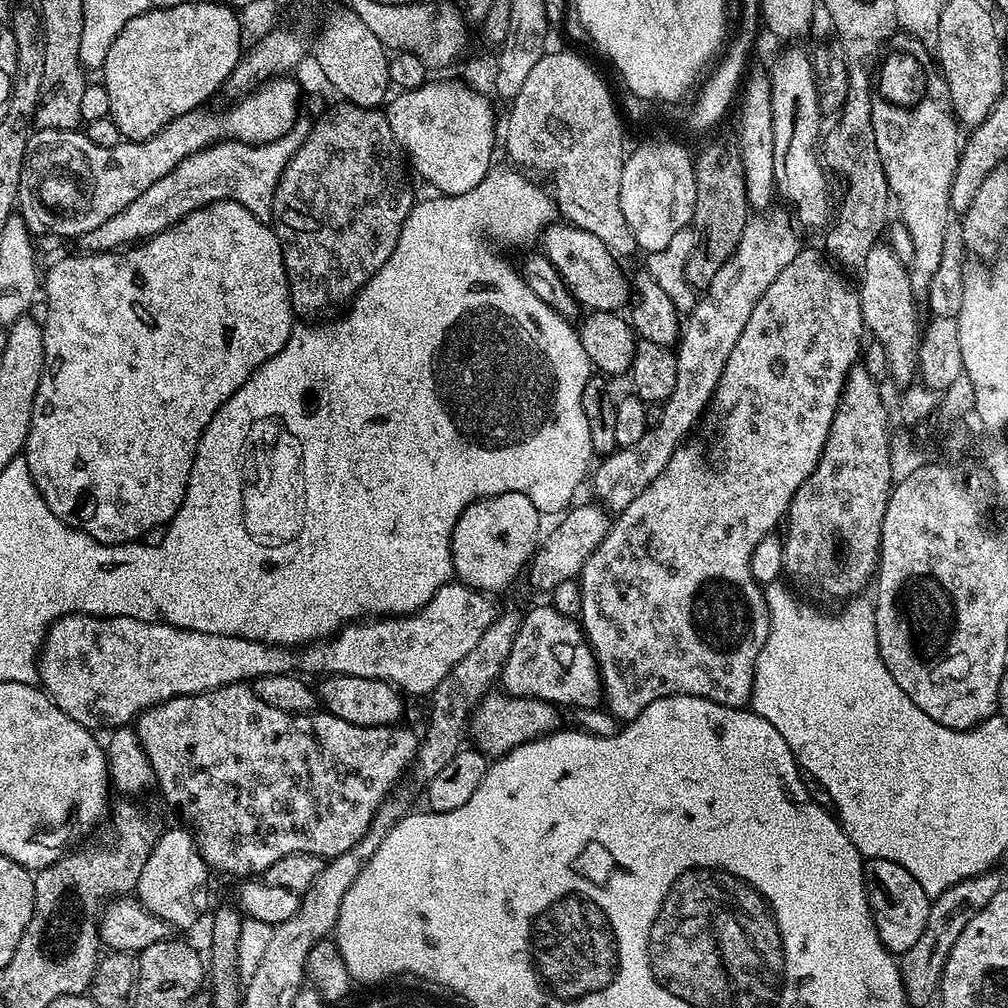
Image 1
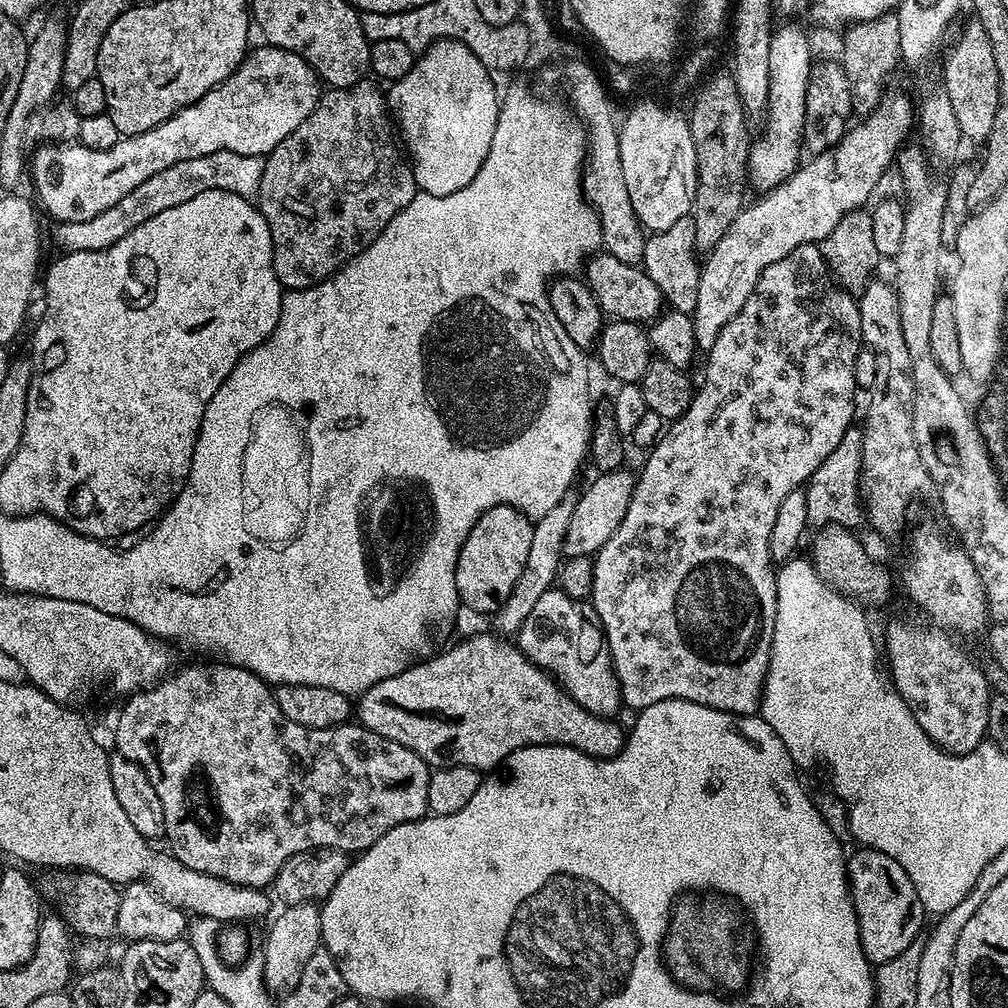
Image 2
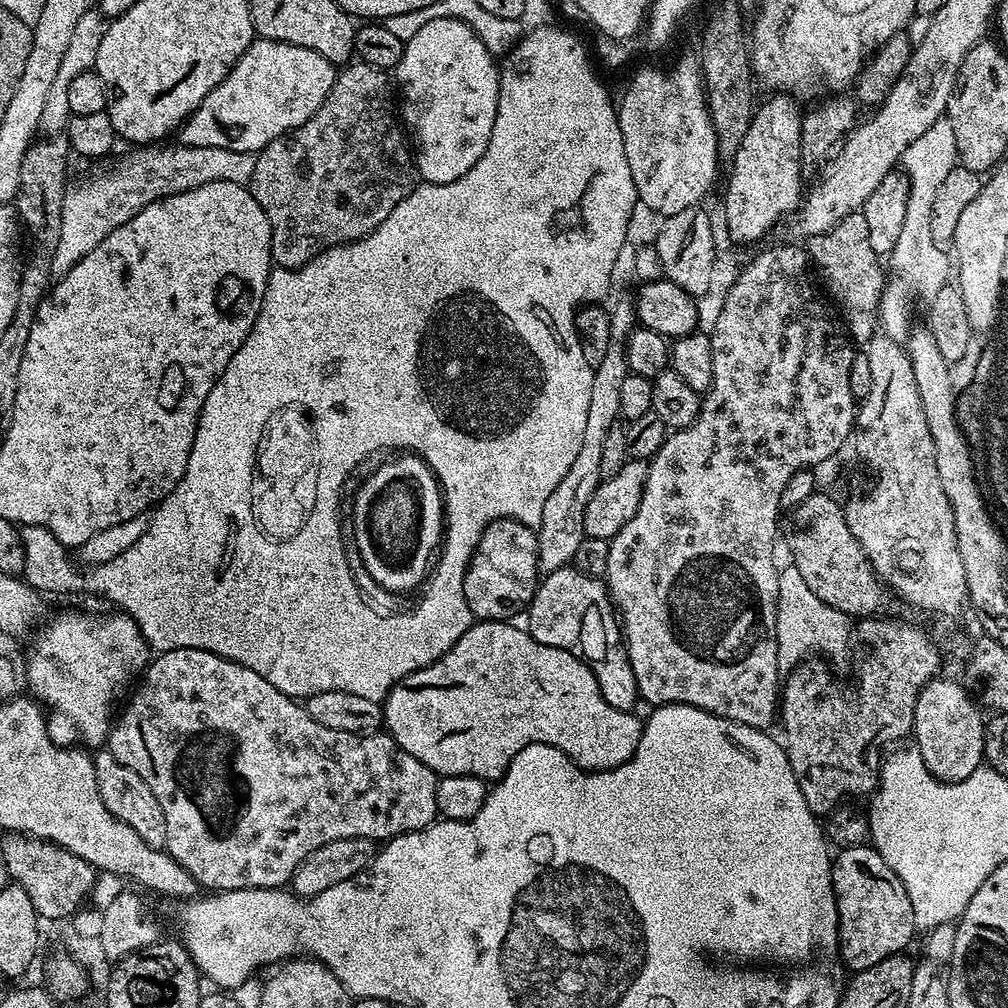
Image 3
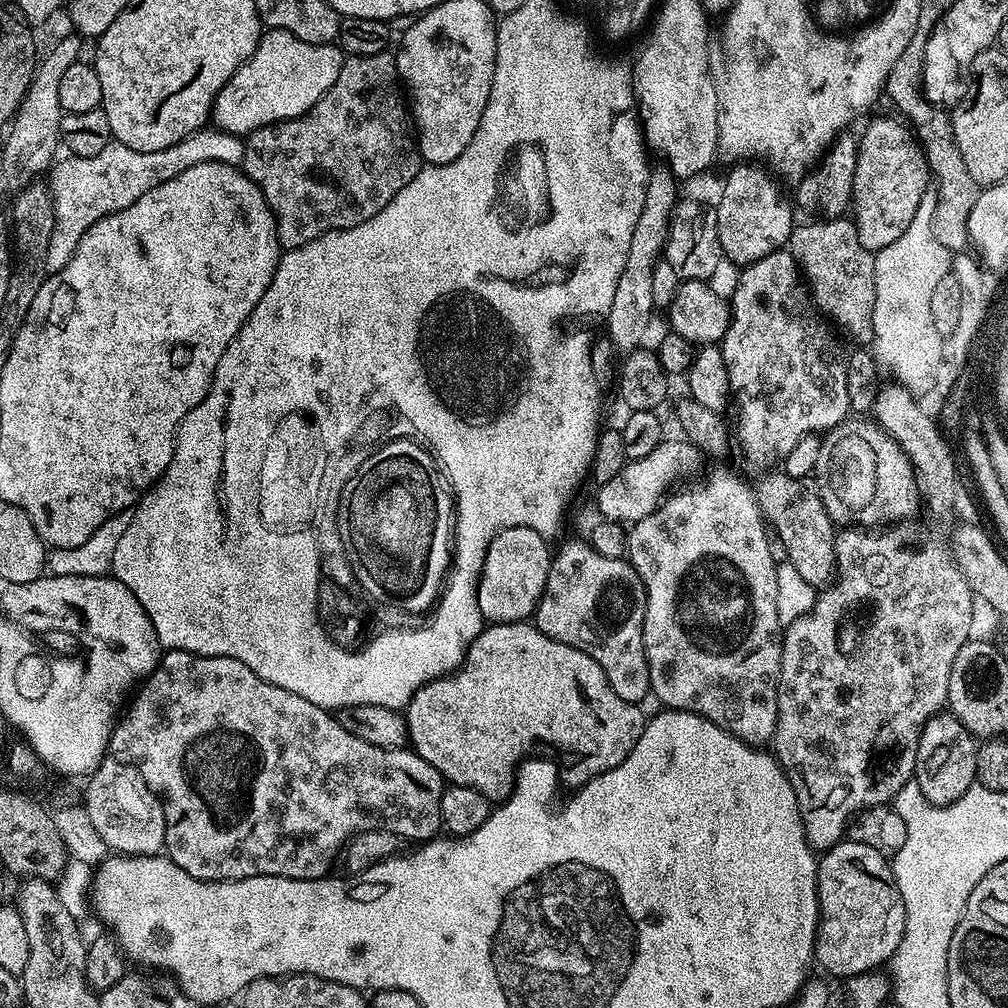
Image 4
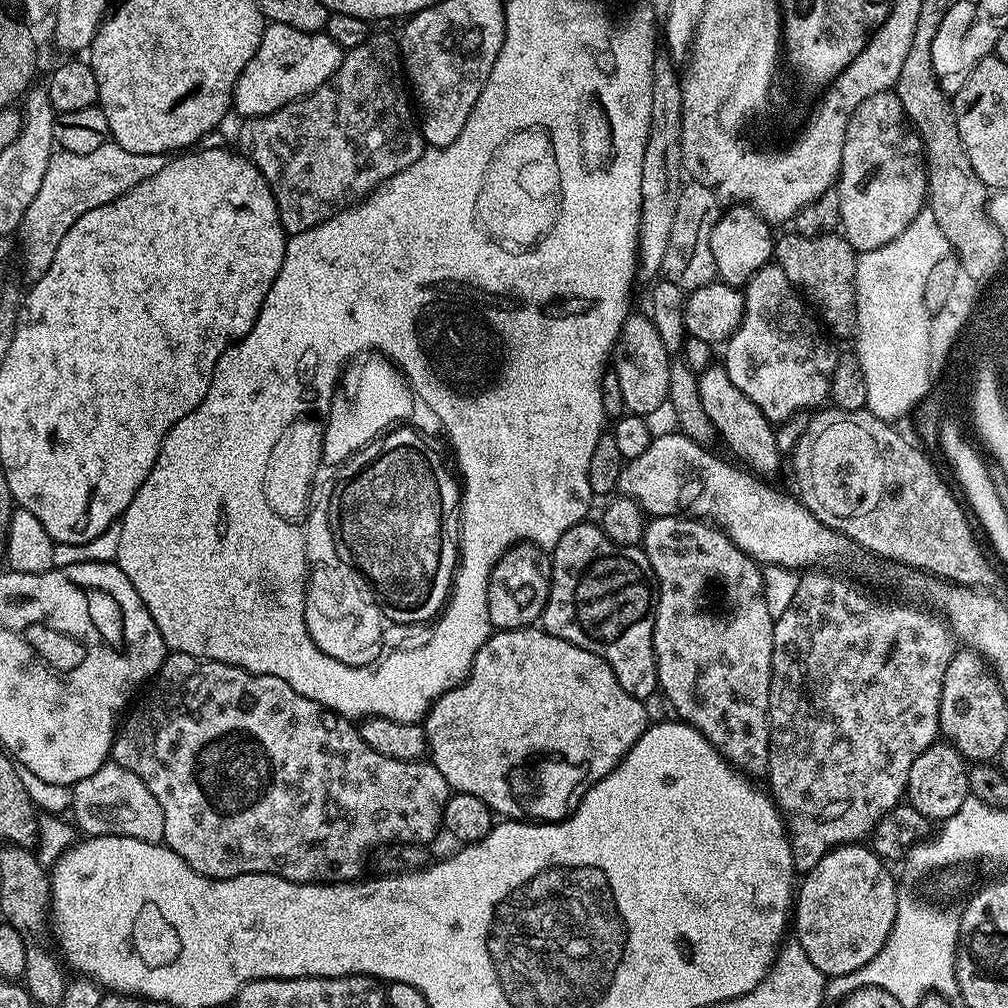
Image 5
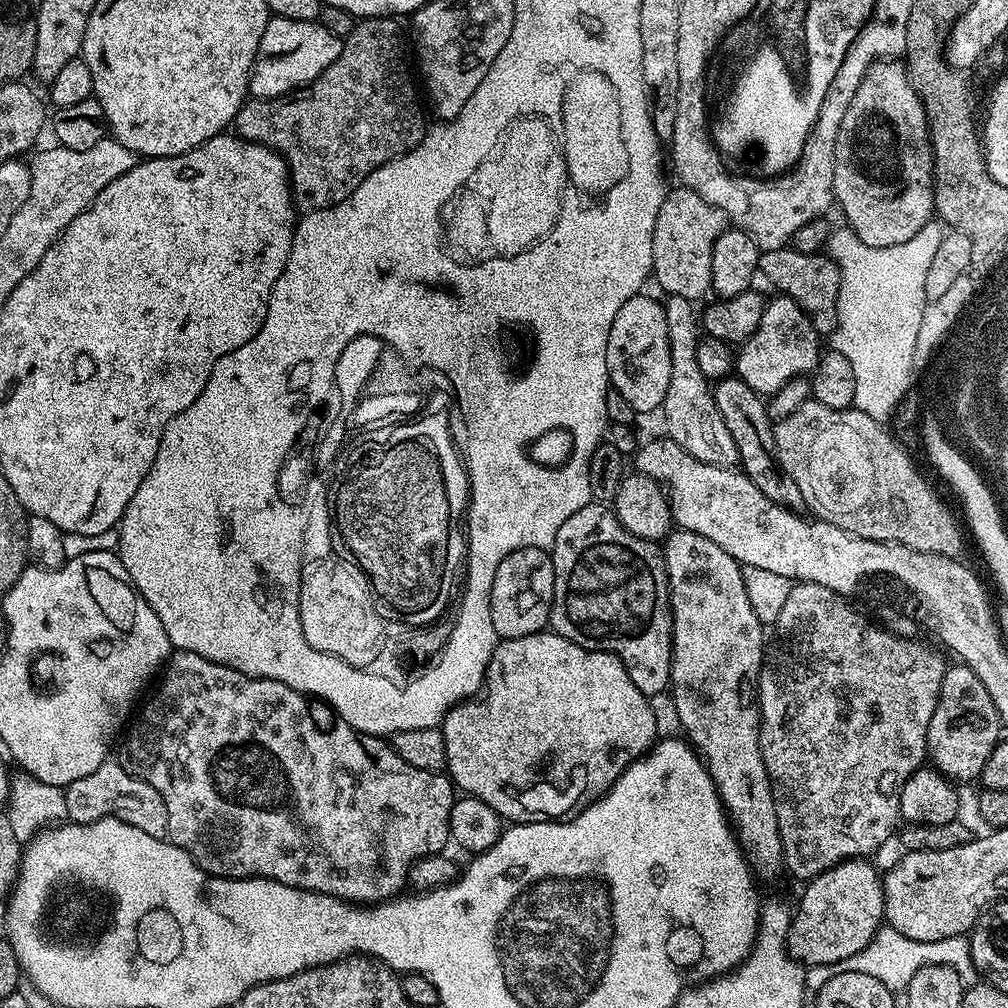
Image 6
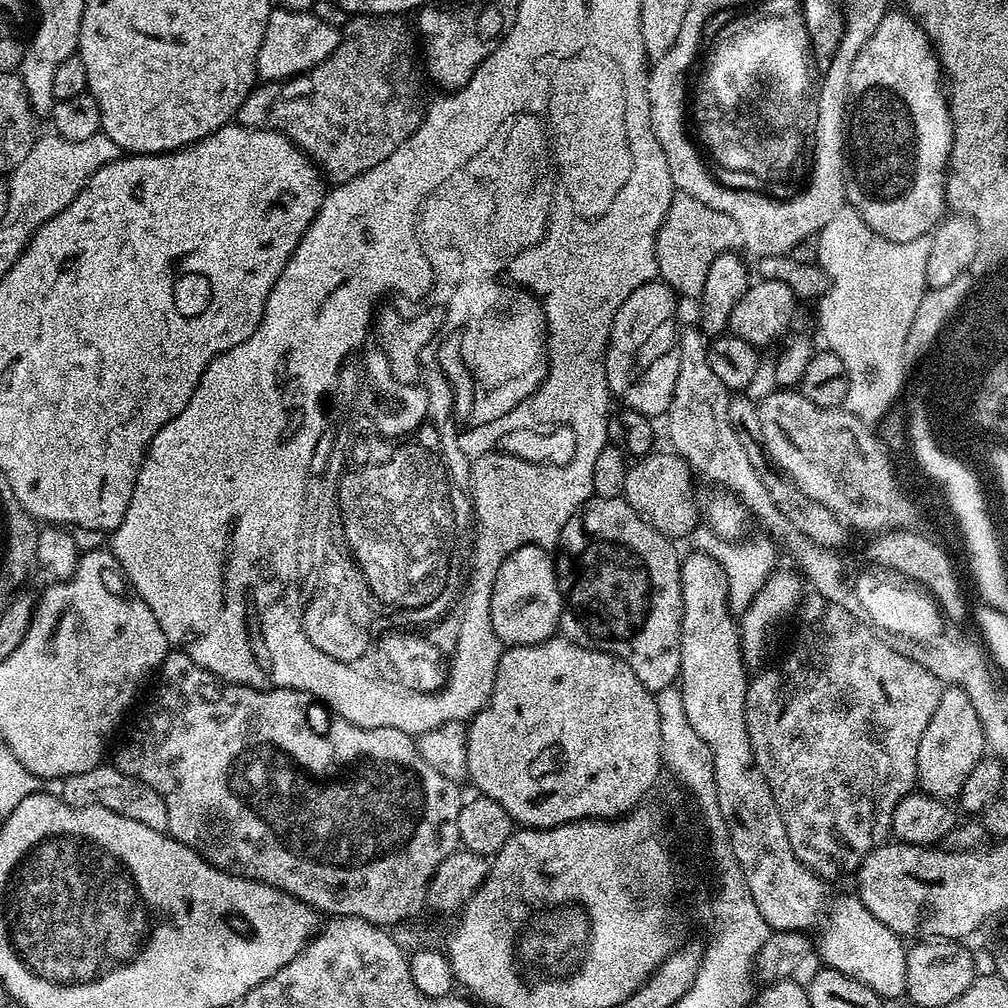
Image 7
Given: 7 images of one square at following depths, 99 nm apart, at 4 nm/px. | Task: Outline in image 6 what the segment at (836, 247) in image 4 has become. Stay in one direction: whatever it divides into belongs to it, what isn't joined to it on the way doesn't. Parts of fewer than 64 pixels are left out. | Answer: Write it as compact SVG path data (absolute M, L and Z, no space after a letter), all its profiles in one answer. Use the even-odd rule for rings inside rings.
M785 246L778 250L761 252L758 272L776 287L777 293L789 296L791 300L798 302L798 306L808 314L814 330L820 333L821 337L831 337L836 331L840 268L832 261L831 256L820 252L800 253L793 246Z

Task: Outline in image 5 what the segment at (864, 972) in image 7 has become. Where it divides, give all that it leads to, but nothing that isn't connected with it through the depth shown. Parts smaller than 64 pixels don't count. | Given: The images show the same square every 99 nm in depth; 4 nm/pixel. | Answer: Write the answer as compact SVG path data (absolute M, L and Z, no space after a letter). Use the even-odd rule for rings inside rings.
M657 516L649 519L644 526L642 547L646 558L650 558L650 566L654 570L658 585L656 617L654 618L654 654L656 655L656 669L660 683L659 691L670 705L671 711L683 723L699 730L736 771L753 778L763 777L768 771L768 703L770 702L770 682L772 681L772 651L774 650L772 626L774 617L772 608L766 606L761 565L750 559L738 546L734 546L731 538L719 527L695 518Z

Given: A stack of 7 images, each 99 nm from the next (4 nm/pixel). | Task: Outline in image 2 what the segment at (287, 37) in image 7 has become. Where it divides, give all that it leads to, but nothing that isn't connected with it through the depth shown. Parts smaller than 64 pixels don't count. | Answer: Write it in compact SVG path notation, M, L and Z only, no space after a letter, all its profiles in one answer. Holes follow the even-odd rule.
M265 46L252 48L244 57L244 61L228 75L218 86L214 86L205 96L198 98L190 106L178 110L166 122L154 126L137 136L125 136L110 150L90 150L79 142L49 142L39 145L30 156L30 180L36 191L35 199L39 207L53 216L53 221L62 224L86 222L90 218L98 218L106 210L110 210L130 190L136 190L146 178L160 174L174 162L186 162L190 158L202 158L215 152L233 152L247 156L268 155L290 134L290 130L298 130L306 118L316 109L322 95L322 81L316 71L296 52L285 48Z

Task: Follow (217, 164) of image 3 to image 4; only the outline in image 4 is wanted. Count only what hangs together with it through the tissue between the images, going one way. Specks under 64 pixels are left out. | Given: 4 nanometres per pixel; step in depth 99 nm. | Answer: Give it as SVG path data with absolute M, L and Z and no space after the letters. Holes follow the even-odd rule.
M205 126L166 150L139 152L130 150L130 146L125 144L113 142L106 146L106 150L98 150L98 154L93 156L72 156L67 159L60 165L57 163L50 172L56 225L48 251L49 273L62 270L70 262L76 247L96 222L118 210L126 210L126 206L138 202L146 190L182 174L184 170L190 170L192 166L198 166L200 162L243 165L244 140L215 126Z

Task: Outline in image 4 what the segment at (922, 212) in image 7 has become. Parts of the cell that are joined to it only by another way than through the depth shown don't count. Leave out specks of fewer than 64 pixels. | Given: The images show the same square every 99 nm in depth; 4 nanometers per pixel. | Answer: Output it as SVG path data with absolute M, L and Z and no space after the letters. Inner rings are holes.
M872 120L865 126L864 133L859 133L856 145L850 212L858 230L858 242L873 254L906 234L910 221L914 219L914 210L918 210L918 202L922 202L930 188L924 149L914 139L913 133L900 124Z

